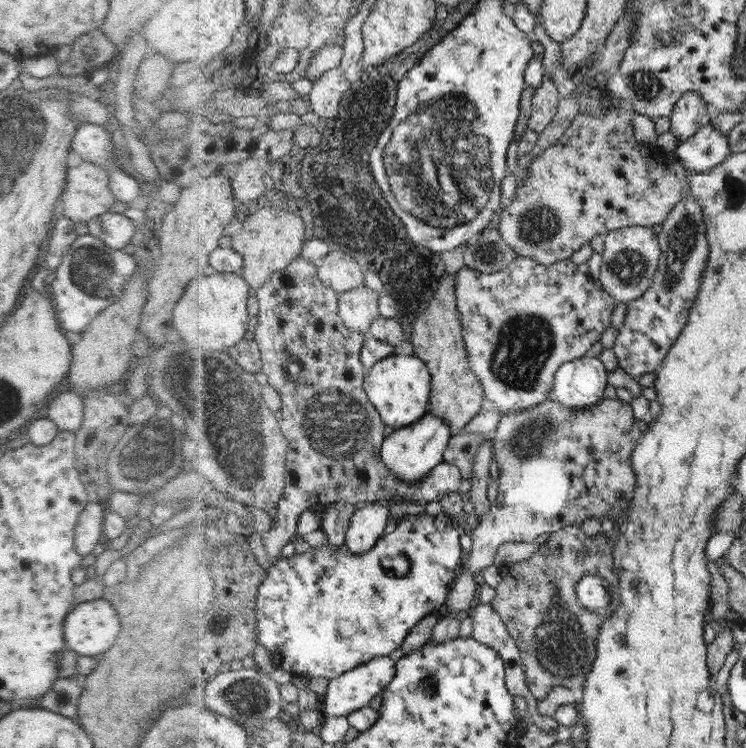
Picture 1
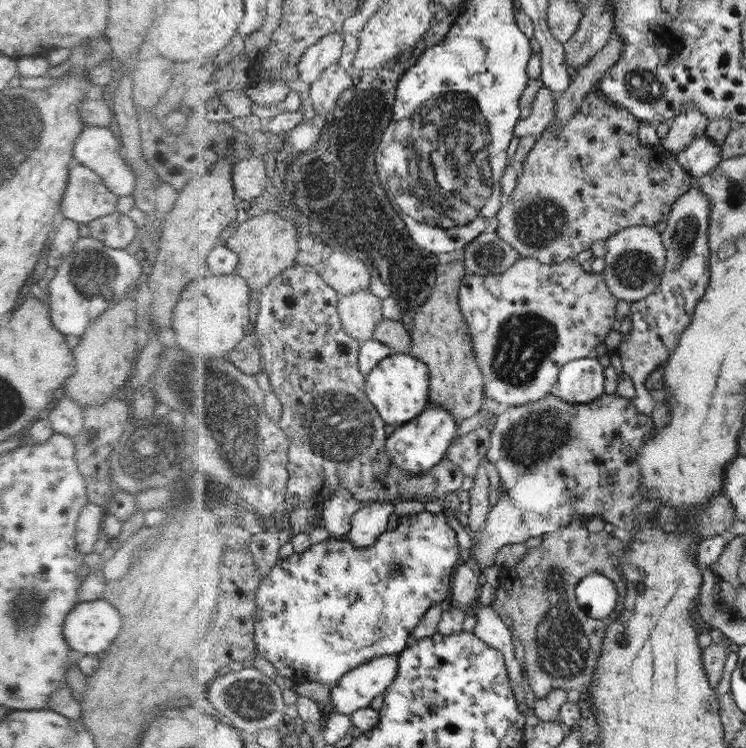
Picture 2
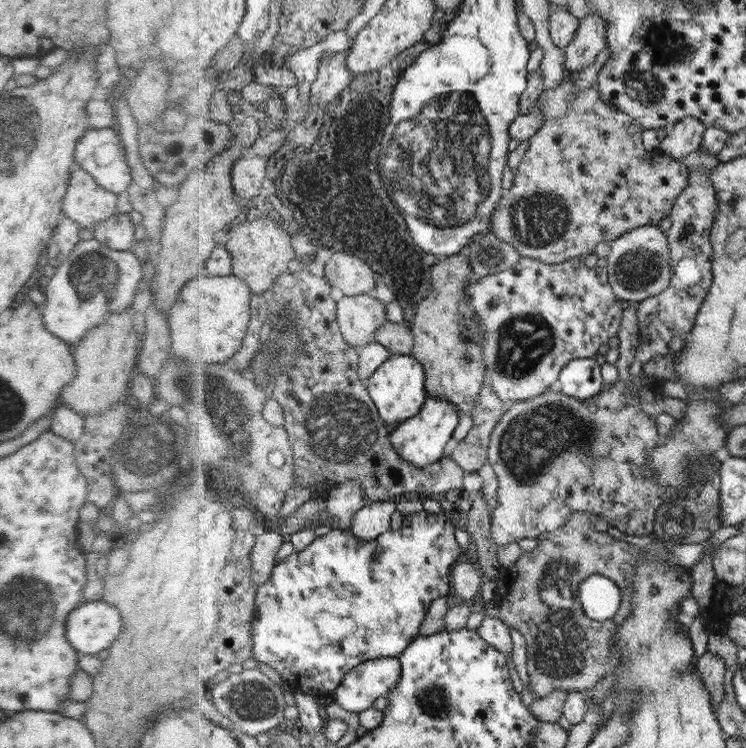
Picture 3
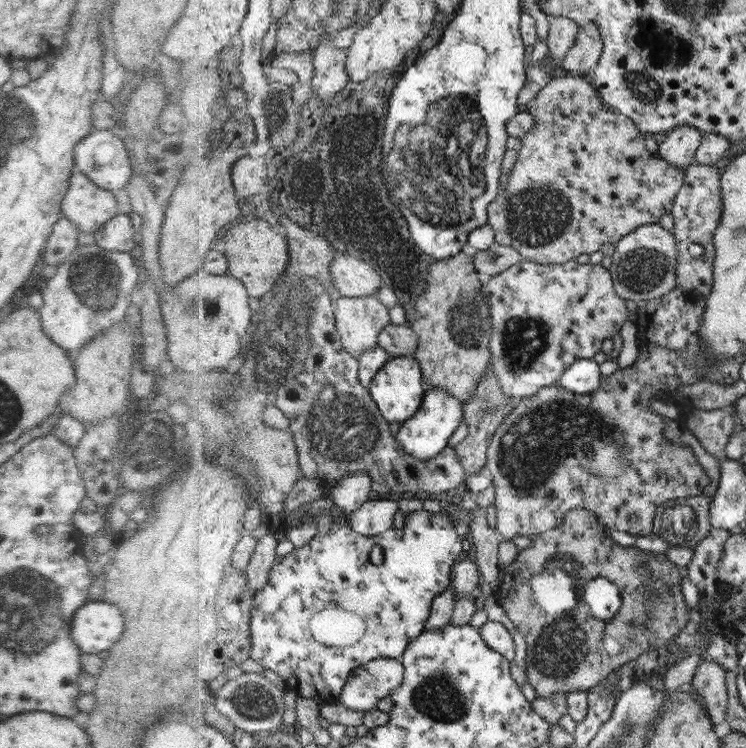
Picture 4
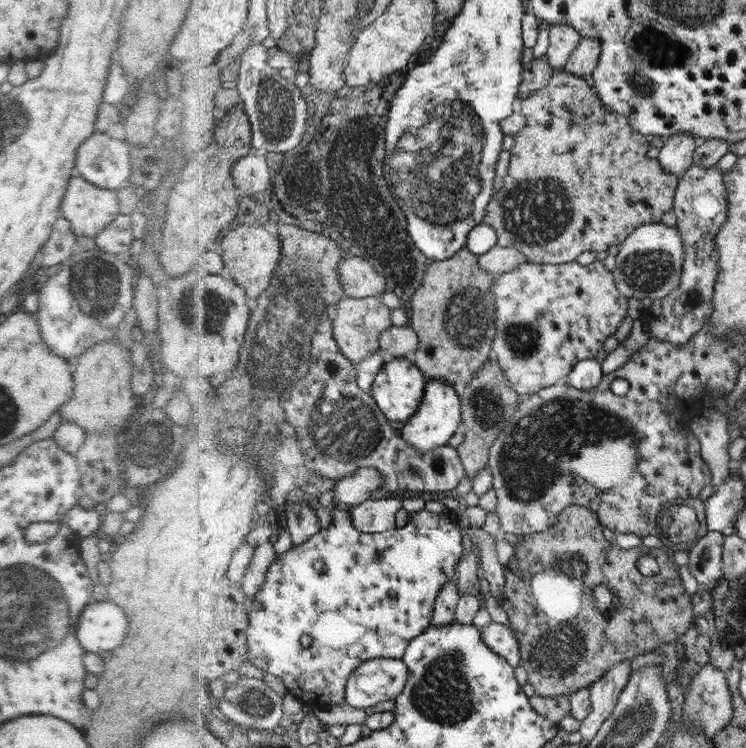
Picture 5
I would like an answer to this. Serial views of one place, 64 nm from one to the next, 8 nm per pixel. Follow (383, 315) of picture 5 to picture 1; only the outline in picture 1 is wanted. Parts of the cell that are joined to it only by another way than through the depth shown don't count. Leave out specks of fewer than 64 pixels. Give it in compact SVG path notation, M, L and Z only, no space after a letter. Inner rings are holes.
M367 285L342 293L341 315L353 330L371 335L374 321L383 314L381 311L382 295Z

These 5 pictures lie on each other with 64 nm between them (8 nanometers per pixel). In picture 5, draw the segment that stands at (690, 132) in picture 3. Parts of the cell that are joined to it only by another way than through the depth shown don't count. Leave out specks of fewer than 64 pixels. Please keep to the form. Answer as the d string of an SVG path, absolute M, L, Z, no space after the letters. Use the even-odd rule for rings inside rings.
M677 133L664 140L664 146L659 149L657 160L670 175L680 177L693 166L693 155L700 139L688 133Z

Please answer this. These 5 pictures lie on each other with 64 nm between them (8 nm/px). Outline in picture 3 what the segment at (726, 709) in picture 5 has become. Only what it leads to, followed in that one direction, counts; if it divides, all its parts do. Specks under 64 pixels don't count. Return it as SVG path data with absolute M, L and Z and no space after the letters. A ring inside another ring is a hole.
M707 651L700 657L695 669L700 671L700 679L704 681L705 689L709 691L710 698L714 701L714 707L720 709L720 703L722 703L725 691L726 667L724 659Z

